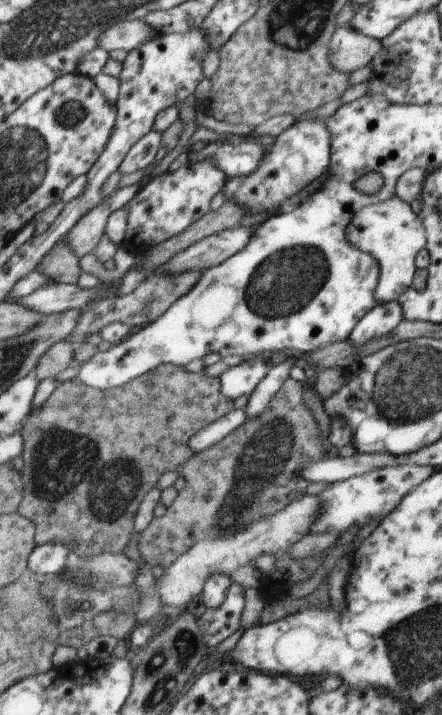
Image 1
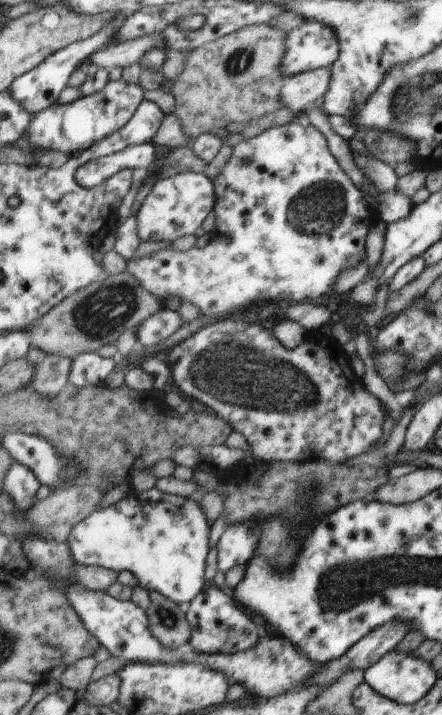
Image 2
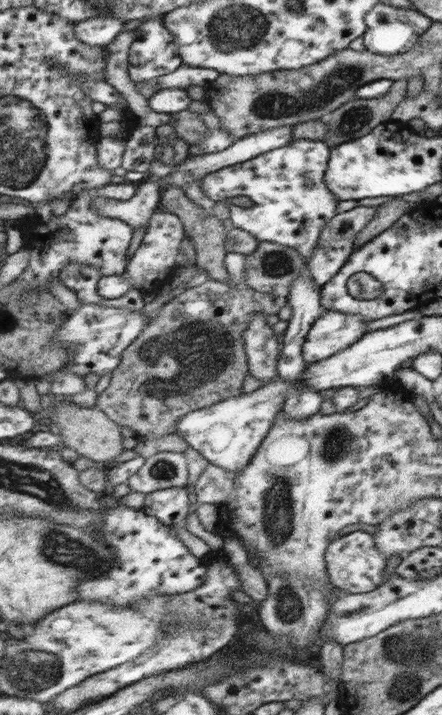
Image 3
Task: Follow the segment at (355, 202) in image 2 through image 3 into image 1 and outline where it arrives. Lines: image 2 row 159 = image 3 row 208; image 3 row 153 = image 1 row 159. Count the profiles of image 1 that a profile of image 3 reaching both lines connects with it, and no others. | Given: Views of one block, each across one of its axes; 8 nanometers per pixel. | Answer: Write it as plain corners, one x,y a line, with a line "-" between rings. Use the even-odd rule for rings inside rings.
306,118
296,122
281,134
268,148
268,158
250,176
234,176
225,181
224,196
248,206
248,214
257,215
273,211
282,206
298,192
306,191
325,174
332,154
332,137
329,127
322,118

